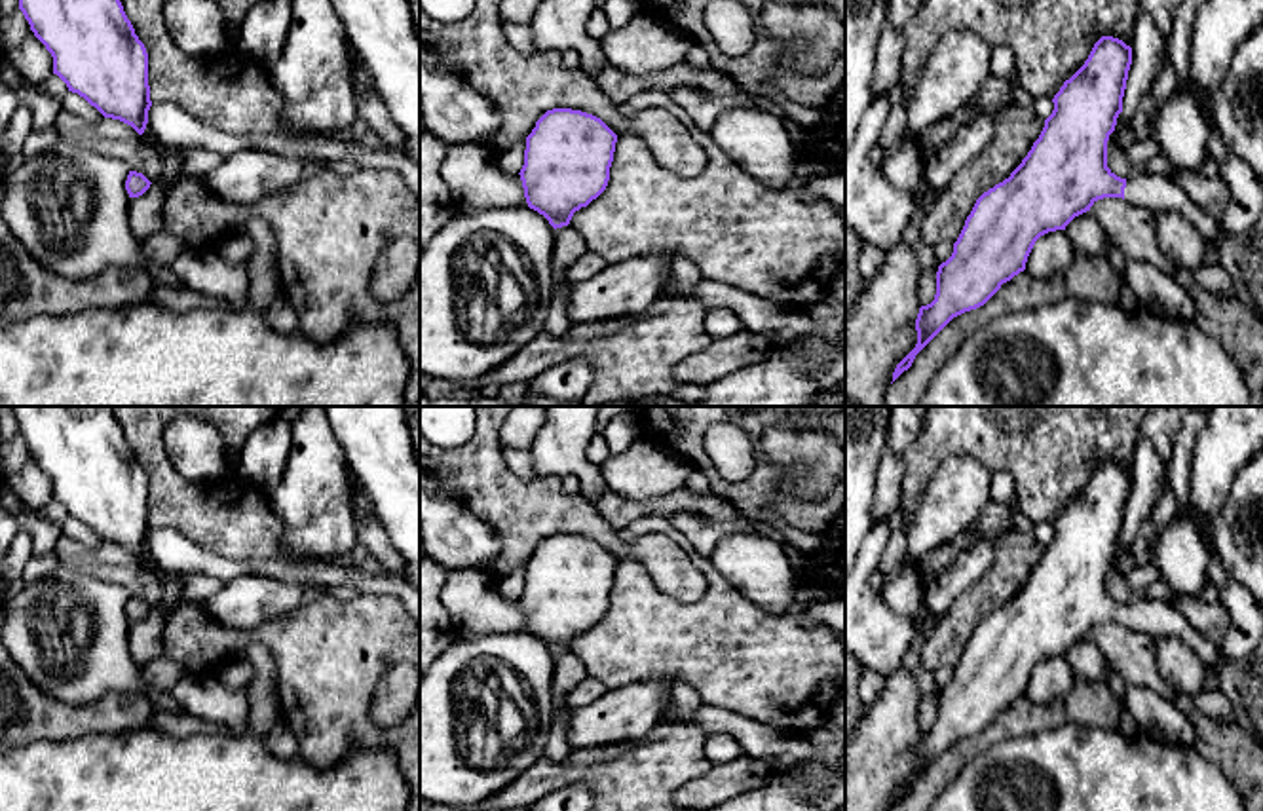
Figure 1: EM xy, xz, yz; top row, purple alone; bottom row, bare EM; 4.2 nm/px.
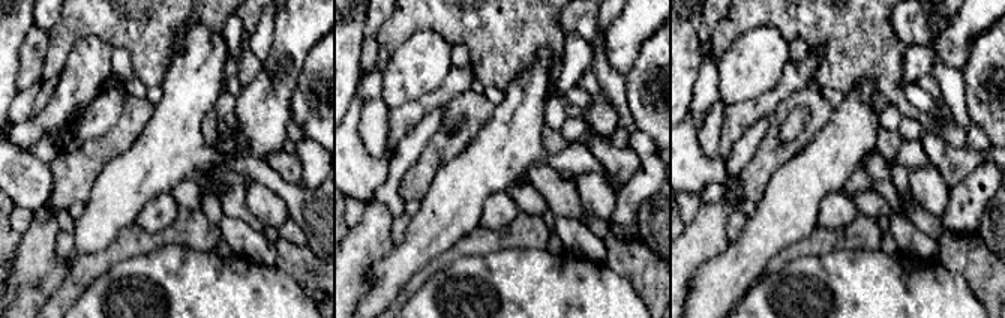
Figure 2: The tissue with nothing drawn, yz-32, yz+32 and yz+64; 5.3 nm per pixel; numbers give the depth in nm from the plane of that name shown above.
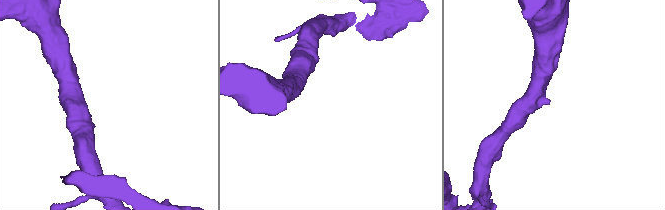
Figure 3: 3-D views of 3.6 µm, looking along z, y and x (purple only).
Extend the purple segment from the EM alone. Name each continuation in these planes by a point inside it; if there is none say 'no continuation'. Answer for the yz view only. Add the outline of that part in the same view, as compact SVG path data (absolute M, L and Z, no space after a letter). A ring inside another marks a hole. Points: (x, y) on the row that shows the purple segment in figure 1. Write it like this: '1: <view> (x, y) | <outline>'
1: yz (1241, 255) | M1159 165L1126 179L1124 199L1155 213L1178 213L1217 247L1219 266L1231 275L1235 296L1263 317L1263 215L1242 234L1225 234Z

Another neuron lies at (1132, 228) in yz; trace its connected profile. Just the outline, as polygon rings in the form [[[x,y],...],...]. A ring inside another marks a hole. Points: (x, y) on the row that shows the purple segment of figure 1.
[[[1122,198],[1094,201],[1090,213],[1103,232],[1124,253],[1126,260],[1147,262],[1174,277],[1174,264],[1162,255],[1157,243],[1157,213],[1138,207]]]

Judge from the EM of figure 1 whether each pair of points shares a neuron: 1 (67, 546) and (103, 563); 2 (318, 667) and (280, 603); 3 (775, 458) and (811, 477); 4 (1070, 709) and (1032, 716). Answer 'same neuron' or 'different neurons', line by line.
1: same neuron
2: different neurons
3: same neuron
4: same neuron

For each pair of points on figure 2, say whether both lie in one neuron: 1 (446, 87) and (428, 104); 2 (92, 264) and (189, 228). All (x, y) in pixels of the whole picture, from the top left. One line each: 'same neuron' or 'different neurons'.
1: same neuron
2: same neuron

